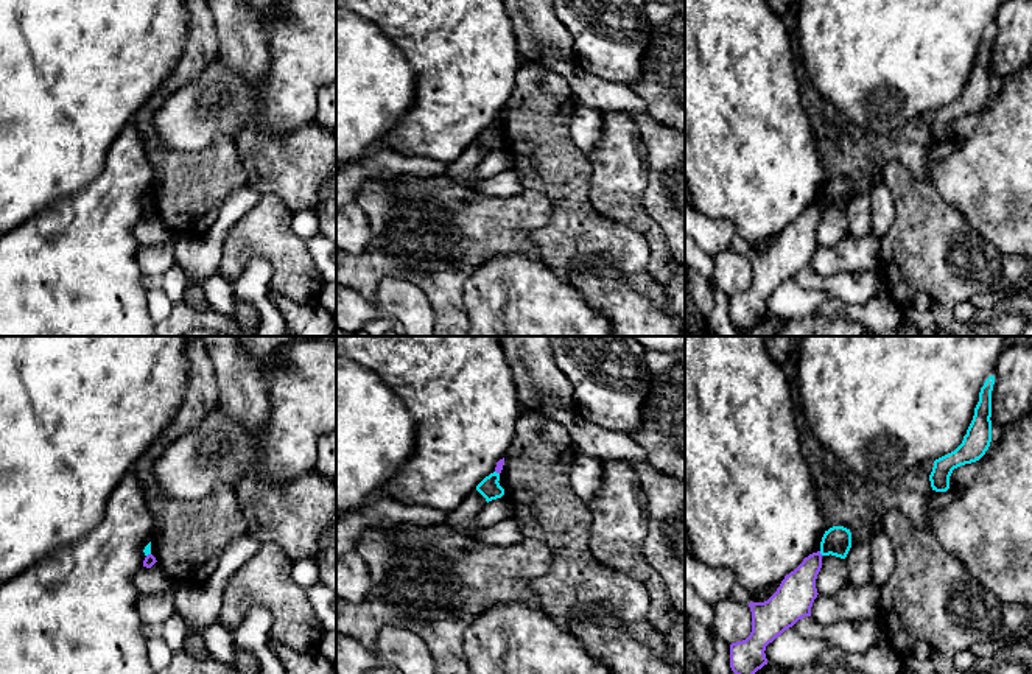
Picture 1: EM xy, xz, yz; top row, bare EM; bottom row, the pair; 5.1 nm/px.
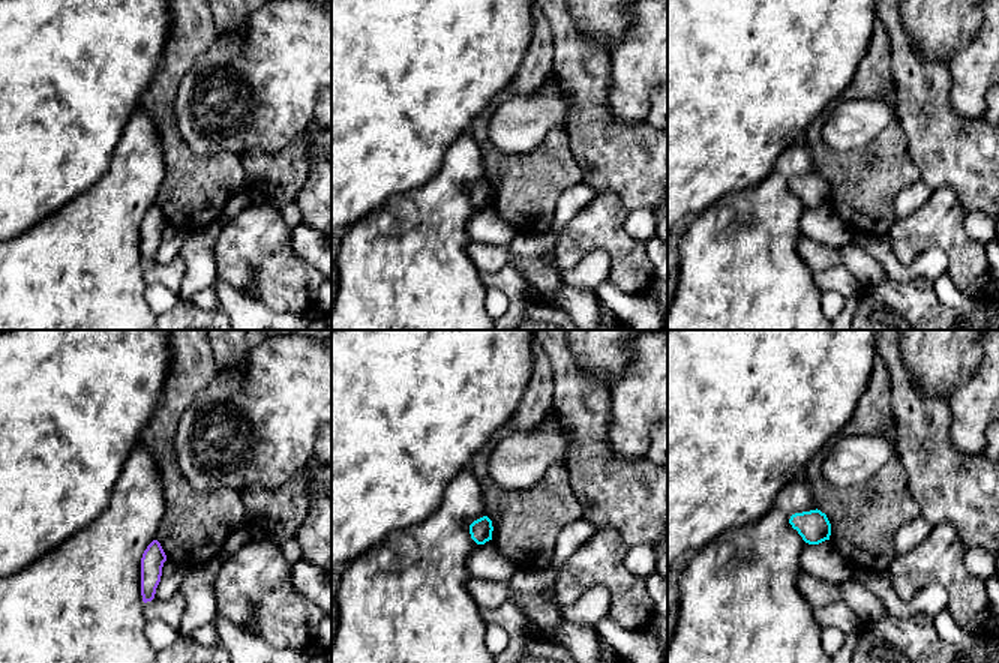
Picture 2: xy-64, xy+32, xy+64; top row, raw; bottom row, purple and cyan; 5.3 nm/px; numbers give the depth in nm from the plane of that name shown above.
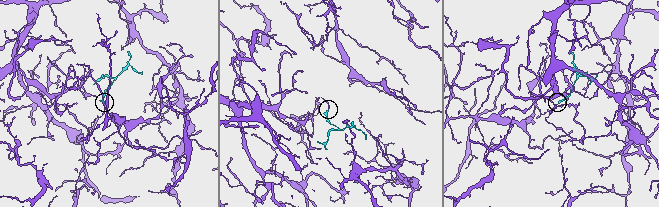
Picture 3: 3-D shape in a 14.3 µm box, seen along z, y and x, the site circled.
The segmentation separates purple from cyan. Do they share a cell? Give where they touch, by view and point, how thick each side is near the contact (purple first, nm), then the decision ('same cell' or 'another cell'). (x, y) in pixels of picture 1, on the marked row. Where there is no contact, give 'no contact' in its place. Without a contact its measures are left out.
contact yz (819, 553); calibres 190 and 150 nm; another cell

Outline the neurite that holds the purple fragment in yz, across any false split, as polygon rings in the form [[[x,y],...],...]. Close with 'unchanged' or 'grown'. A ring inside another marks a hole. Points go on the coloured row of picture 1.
[[[820,551],[809,554],[789,574],[777,592],[764,602],[749,602],[752,612],[752,632],[730,644],[730,668],[735,674],[755,674],[764,665],[766,646],[799,620],[811,616],[817,598],[816,579],[822,568]]]; unchanged

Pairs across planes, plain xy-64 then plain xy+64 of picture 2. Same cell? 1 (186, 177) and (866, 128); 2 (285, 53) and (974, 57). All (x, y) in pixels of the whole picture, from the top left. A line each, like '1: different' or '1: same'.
1: different
2: same

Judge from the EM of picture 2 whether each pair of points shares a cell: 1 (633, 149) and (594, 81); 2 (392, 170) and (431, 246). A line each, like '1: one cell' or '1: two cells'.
1: one cell
2: two cells

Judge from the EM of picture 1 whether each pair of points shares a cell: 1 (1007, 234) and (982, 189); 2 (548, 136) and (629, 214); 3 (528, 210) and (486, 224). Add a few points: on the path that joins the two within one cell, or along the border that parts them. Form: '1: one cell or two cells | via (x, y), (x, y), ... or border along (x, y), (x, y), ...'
1: one cell | via (1007, 223), (1007, 214), (993, 200)
2: two cells | border along (587, 156), (592, 165), (590, 203), (601, 214)
3: one cell | via (517, 218), (509, 224), (497, 224)

